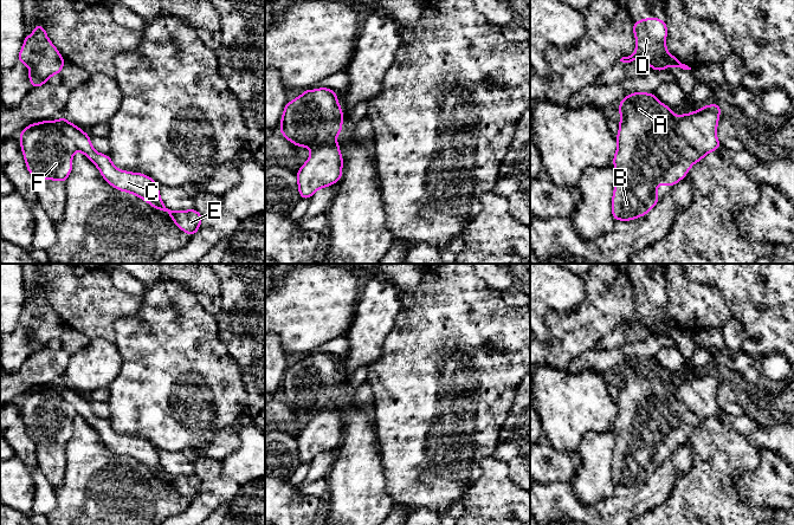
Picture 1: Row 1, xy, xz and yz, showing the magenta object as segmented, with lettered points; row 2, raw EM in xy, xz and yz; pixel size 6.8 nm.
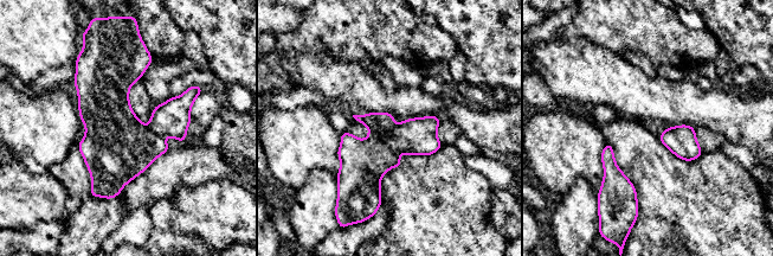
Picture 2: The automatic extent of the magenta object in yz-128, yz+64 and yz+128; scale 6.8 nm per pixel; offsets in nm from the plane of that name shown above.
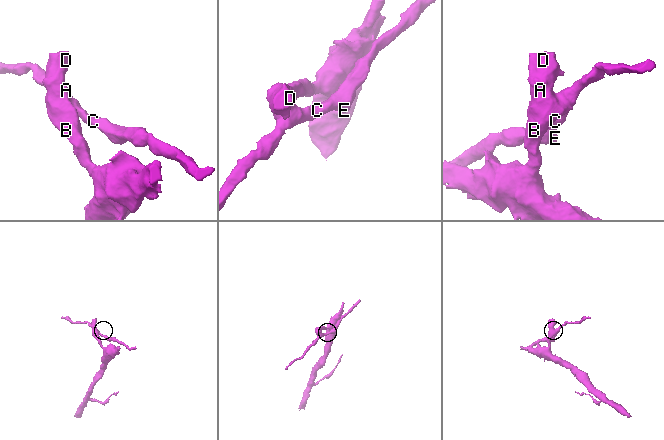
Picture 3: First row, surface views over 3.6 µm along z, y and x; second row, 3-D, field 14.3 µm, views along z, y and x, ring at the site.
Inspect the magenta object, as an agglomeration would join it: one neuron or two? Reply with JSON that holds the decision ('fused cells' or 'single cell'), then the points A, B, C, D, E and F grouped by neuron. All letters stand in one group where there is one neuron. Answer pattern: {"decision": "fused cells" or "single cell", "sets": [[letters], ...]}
{"decision": "fused cells", "sets": [["A", "B", "D", "F"], ["C", "E"]]}

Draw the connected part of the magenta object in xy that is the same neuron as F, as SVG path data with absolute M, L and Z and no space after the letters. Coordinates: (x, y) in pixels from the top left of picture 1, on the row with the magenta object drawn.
M60 119L30 124L19 138L27 170L35 180L65 183L77 149L72 140L63 134Z

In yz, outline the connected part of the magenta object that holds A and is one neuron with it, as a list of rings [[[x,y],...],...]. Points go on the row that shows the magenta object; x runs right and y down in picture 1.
[[[630,93],[618,105],[620,125],[615,136],[618,148],[613,156],[615,183],[612,215],[614,221],[631,221],[646,215],[658,203],[660,200],[657,195],[658,184],[672,188],[706,154],[693,150],[682,136],[676,134],[676,115],[654,93]]]

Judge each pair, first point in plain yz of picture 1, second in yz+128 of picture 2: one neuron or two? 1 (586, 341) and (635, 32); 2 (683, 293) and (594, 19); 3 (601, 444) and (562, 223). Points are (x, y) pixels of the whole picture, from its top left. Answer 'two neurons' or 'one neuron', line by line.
1: one neuron
2: one neuron
3: one neuron

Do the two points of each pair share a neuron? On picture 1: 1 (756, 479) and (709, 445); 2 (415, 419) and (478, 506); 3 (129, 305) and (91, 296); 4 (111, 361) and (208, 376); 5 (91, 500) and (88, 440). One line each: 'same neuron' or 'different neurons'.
1: different neurons
2: different neurons
3: same neuron
4: different neurons
5: same neuron

